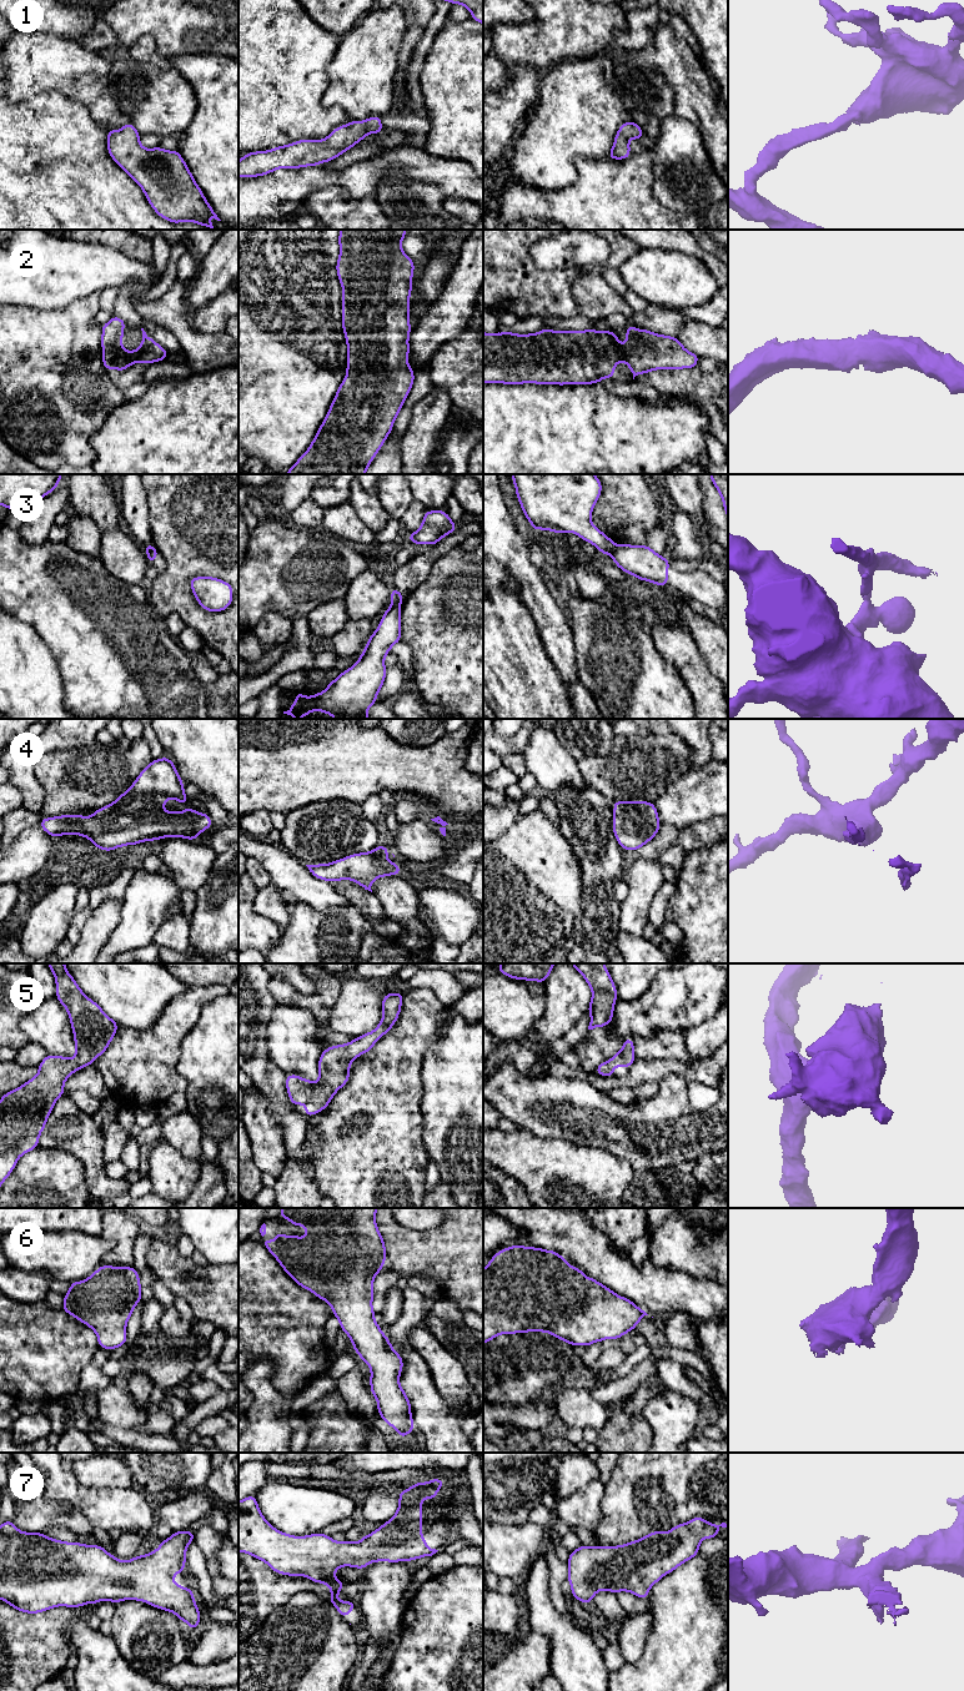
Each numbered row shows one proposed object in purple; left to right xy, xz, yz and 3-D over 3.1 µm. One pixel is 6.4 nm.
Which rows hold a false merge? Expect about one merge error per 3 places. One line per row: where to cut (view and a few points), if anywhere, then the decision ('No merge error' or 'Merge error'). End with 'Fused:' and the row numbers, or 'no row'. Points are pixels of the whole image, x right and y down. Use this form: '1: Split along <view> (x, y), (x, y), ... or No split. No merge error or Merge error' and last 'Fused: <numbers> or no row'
1: No split. No merge error
2: No split. No merge error
3: Split along xz (400, 603), (391, 605). Merge error
4: No split. No merge error
5: No split. No merge error
6: No split. No merge error
7: No split. No merge error
Fused: 3

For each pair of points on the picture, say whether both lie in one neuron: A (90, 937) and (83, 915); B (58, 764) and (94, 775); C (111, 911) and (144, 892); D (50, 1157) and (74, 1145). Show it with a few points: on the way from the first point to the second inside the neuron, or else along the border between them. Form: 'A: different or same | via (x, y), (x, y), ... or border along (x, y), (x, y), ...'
A: different | border along (104, 900), (88, 917), (81, 935), (75, 944)
B: same | via (66, 764), (85, 775)
C: different | border along (122, 900), (120, 922), (111, 932)
D: different | border along (39, 1145), (70, 1152), (84, 1171)

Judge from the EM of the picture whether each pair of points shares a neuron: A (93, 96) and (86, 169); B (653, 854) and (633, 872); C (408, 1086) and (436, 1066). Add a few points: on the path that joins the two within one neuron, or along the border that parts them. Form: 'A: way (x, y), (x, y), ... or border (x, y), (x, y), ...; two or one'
A: border (68, 99), (79, 101), (94, 120), (108, 129); two
B: border (636, 855), (643, 859), (658, 860); two
C: border (428, 1048), (421, 1068), (421, 1107); two

